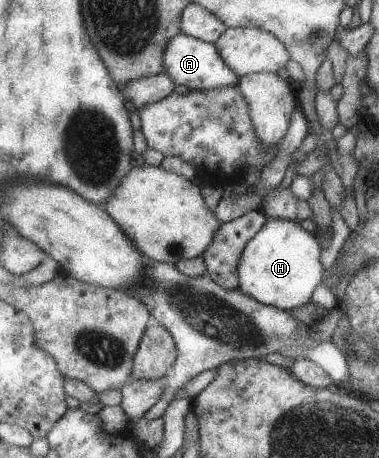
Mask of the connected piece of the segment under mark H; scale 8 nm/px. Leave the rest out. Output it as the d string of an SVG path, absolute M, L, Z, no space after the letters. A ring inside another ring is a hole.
M267 218L263 227L247 242L242 251L238 265L238 288L265 305L275 306L285 311L310 303L311 295L317 286L323 283L324 269L319 258L321 250L316 233L305 230L301 222Z

